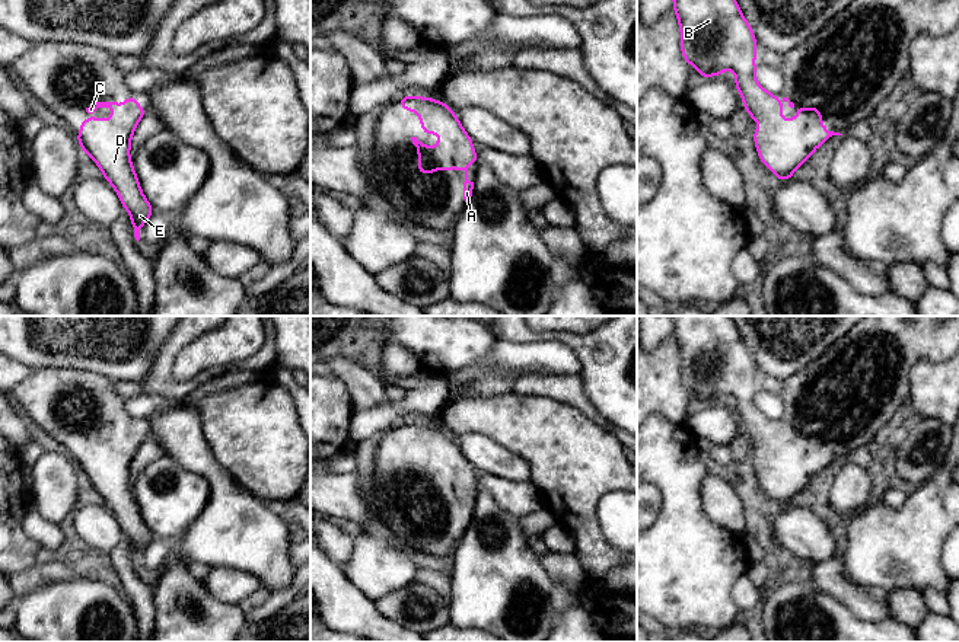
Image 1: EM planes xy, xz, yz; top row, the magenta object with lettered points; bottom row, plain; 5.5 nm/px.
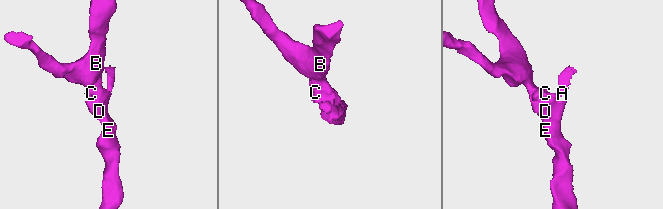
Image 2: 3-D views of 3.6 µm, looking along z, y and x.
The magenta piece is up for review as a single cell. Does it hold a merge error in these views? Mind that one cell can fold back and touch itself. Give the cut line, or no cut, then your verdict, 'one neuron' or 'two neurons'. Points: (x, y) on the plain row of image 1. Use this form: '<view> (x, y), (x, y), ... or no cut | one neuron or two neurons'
no cut | one neuron

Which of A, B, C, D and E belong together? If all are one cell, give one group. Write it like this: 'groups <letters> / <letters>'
groups A B C D E

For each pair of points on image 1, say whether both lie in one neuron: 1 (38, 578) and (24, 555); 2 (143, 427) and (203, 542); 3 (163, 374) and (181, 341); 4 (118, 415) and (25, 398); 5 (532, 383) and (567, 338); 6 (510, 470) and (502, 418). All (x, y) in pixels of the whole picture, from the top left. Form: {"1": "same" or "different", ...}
{"1": "different", "2": "different", "3": "same", "4": "same", "5": "different", "6": "different"}

